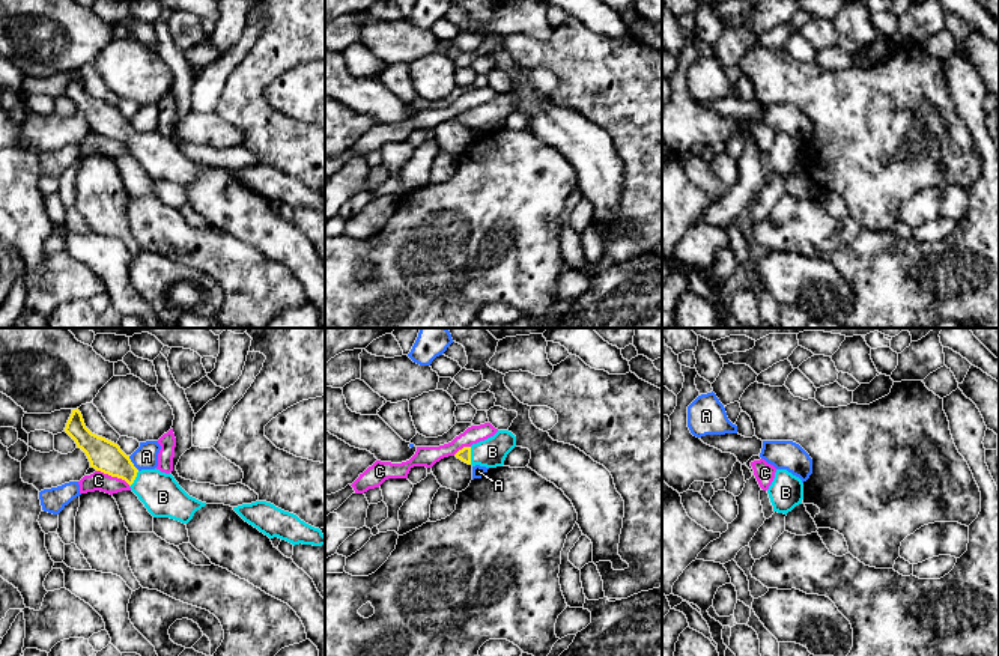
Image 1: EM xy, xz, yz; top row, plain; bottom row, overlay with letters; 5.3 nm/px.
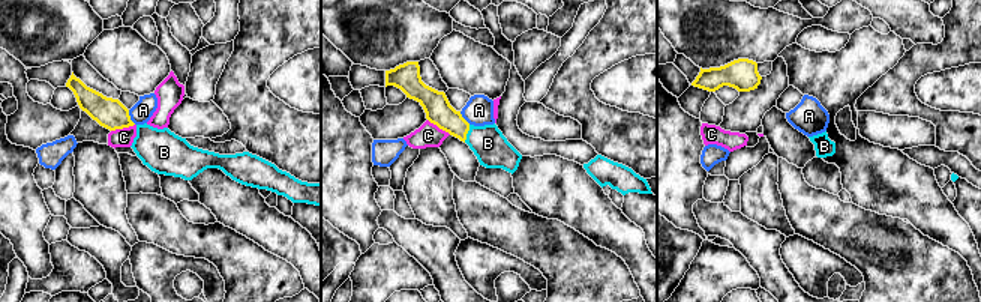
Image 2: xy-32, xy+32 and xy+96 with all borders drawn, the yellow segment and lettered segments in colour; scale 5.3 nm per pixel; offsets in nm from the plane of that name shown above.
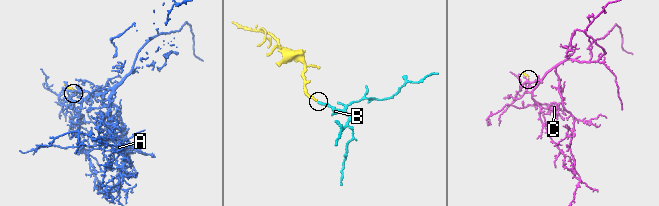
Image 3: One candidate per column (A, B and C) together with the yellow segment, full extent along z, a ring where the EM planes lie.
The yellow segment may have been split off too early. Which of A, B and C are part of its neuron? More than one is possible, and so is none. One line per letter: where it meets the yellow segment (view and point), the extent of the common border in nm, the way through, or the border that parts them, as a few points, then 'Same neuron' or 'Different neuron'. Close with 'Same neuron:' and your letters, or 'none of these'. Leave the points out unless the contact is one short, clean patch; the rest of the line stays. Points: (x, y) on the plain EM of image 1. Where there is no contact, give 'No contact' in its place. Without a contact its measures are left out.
A: Touches yellow at xy (133, 127). Shared border 100 nm. Boundary: xy (128, 119), (139, 133). Different neuron
B: Touches yellow at xz (470, 119). Shared border 100 nm. Path across: xz (464, 118), (470, 119), (492, 115). Same neuron
C: Touches yellow at xy (113, 139). Shared border 200 nm. Boundary: xy (97, 133), (121, 140), (130, 148). Different neuron
Same neuron: B

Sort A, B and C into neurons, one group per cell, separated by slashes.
A / B / C

